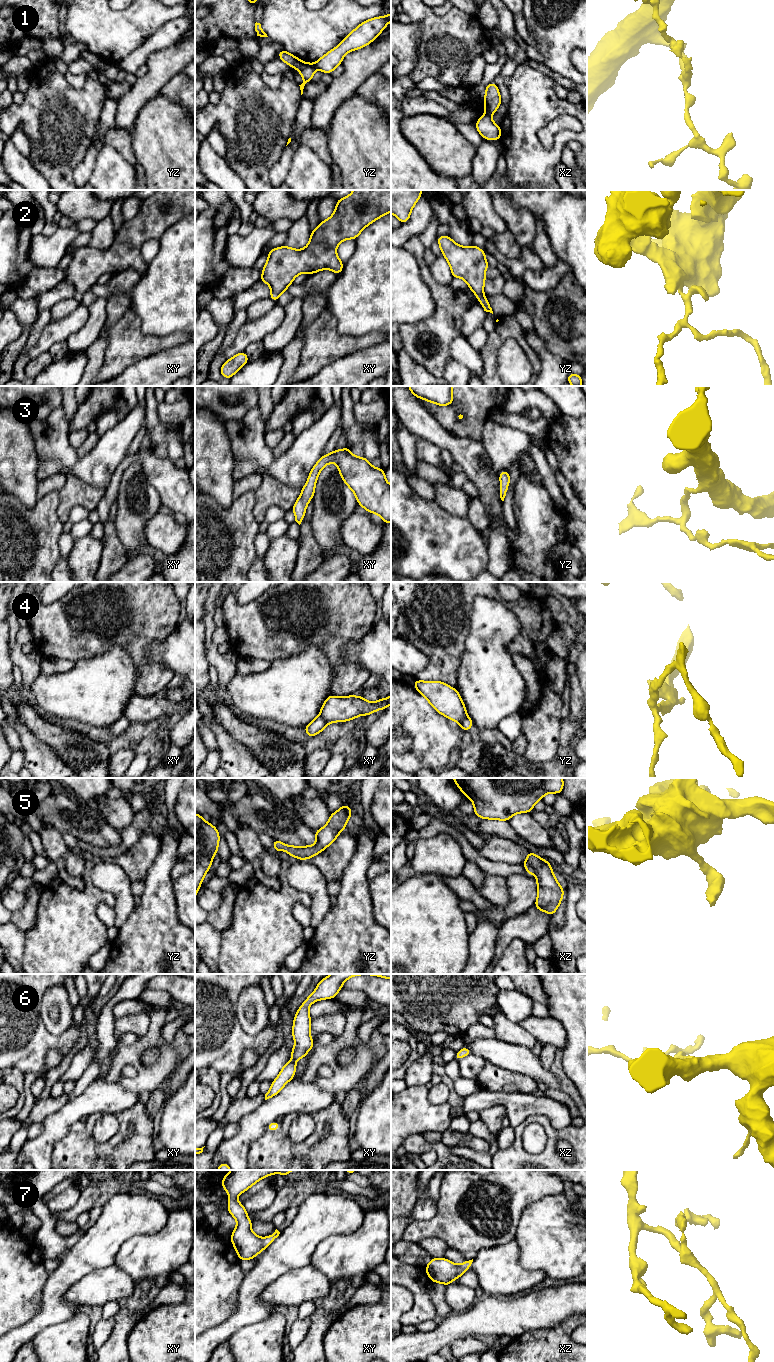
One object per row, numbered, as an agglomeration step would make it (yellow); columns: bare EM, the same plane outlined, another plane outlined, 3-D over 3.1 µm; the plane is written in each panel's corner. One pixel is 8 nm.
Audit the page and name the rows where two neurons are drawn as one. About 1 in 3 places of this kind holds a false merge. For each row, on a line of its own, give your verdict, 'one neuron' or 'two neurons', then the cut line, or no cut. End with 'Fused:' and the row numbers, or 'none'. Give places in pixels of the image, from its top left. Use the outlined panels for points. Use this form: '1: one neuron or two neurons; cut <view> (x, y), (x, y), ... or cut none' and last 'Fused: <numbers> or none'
1: two neurons; cut yz (314, 64), (316, 67)
2: one neuron; cut none
3: one neuron; cut none
4: two neurons; cut xy (319, 715), (330, 722)
5: one neuron; cut none
6: one neuron; cut none
7: one neuron; cut none
Fused: 1, 4

